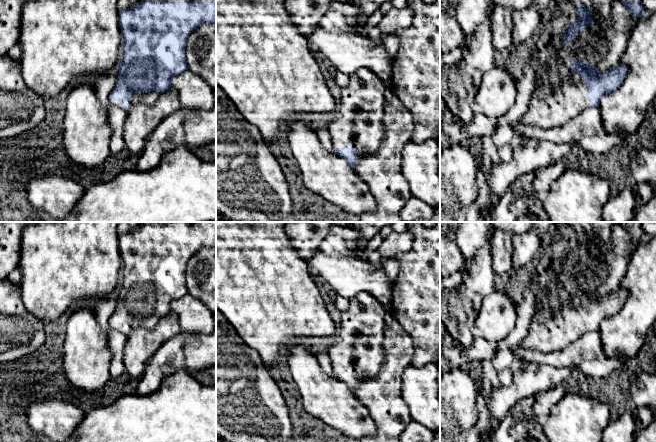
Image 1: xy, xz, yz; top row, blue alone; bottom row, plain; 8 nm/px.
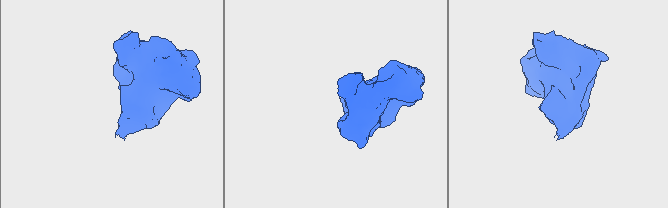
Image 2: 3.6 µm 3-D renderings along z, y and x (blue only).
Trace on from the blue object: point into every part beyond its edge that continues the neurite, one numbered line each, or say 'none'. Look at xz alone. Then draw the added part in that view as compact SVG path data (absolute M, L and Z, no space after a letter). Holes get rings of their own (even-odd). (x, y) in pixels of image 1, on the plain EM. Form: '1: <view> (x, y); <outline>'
1: xz (358, 345); M359 293L349 300L349 308L341 313L340 327L327 350L334 375L353 370L358 378L380 371L385 313L385 307L369 293Z

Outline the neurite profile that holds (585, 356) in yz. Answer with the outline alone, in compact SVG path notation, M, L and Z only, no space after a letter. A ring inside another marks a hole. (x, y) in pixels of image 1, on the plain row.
M597 331L586 333L569 346L553 353L525 349L520 345L513 346L512 350L514 356L526 362L573 368L576 374L582 374L590 380L607 377L636 358L625 358L621 354L606 358L602 353L600 335Z

